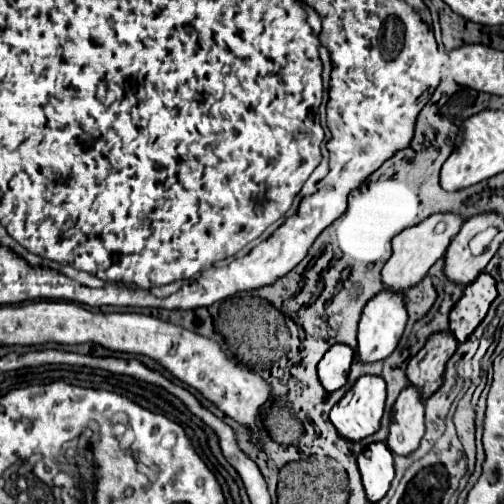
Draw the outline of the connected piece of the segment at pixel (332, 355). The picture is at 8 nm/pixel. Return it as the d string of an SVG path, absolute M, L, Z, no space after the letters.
M336 343L326 351L322 361L318 363L318 377L324 389L336 391L346 383L352 359L354 351L346 343Z

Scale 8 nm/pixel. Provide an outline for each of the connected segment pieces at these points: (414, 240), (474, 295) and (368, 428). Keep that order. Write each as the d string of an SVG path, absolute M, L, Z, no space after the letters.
M432 213L428 219L396 235L392 241L392 257L382 269L384 285L394 291L406 291L412 285L416 285L428 273L428 269L446 253L452 237L460 231L462 223L464 221L458 213Z
M486 271L476 281L464 287L462 297L450 311L450 331L458 341L464 341L486 317L490 303L496 299L496 279Z
M362 375L350 389L348 403L336 403L330 411L330 421L336 425L342 437L350 441L364 439L380 427L384 403L386 403L386 383L380 375Z

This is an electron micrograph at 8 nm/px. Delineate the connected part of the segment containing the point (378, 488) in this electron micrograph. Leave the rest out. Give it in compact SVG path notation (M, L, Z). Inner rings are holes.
M368 443L368 447L358 455L358 467L368 499L382 499L390 487L390 481L394 479L394 461L386 443Z

